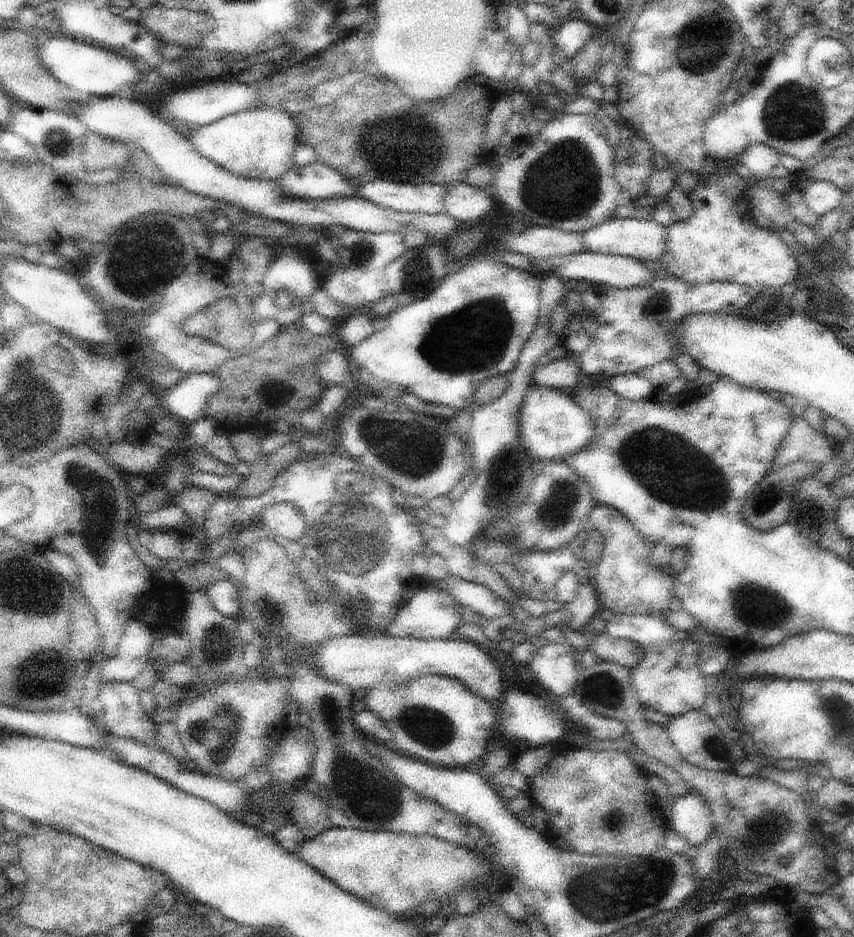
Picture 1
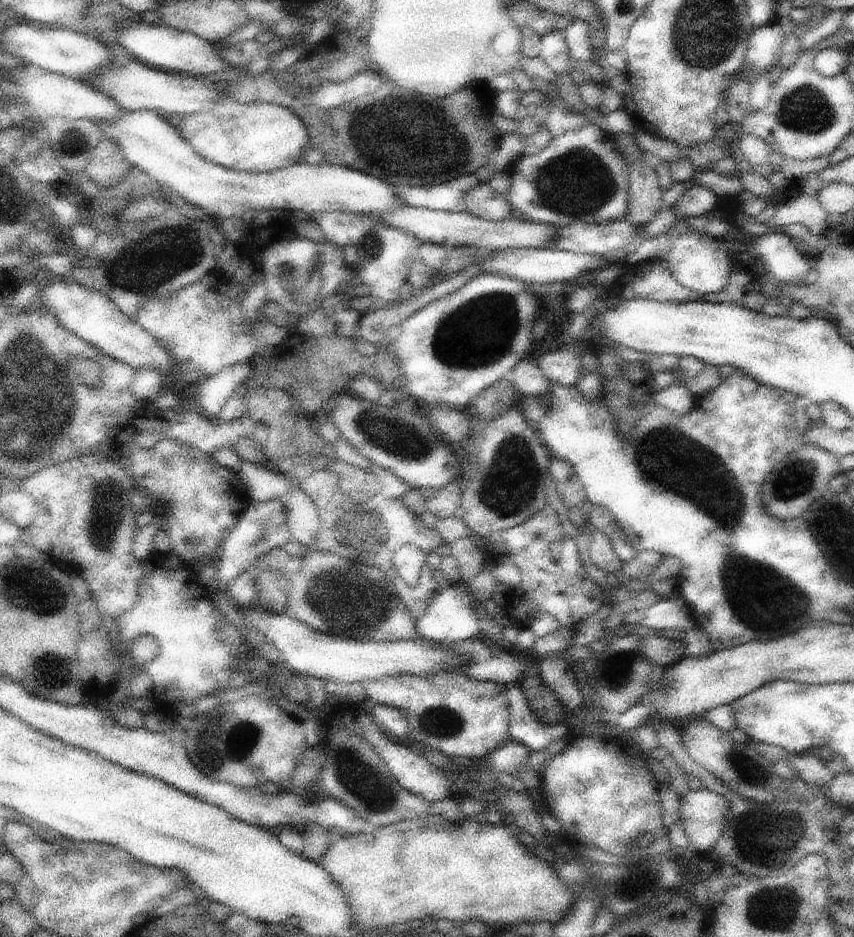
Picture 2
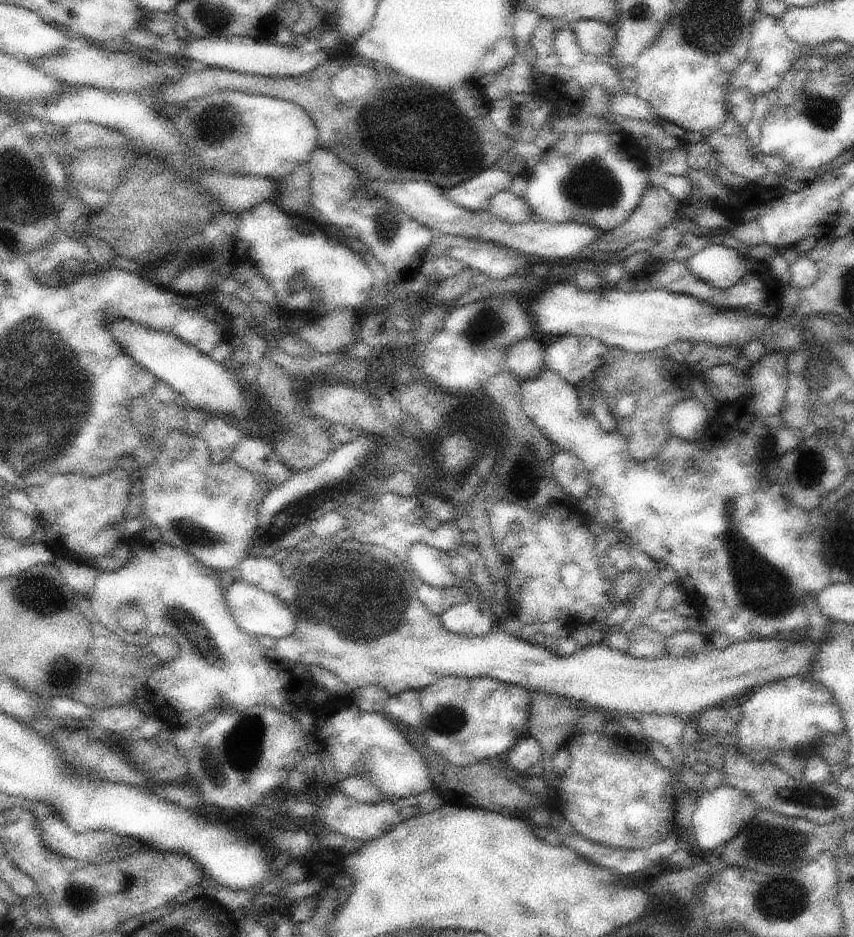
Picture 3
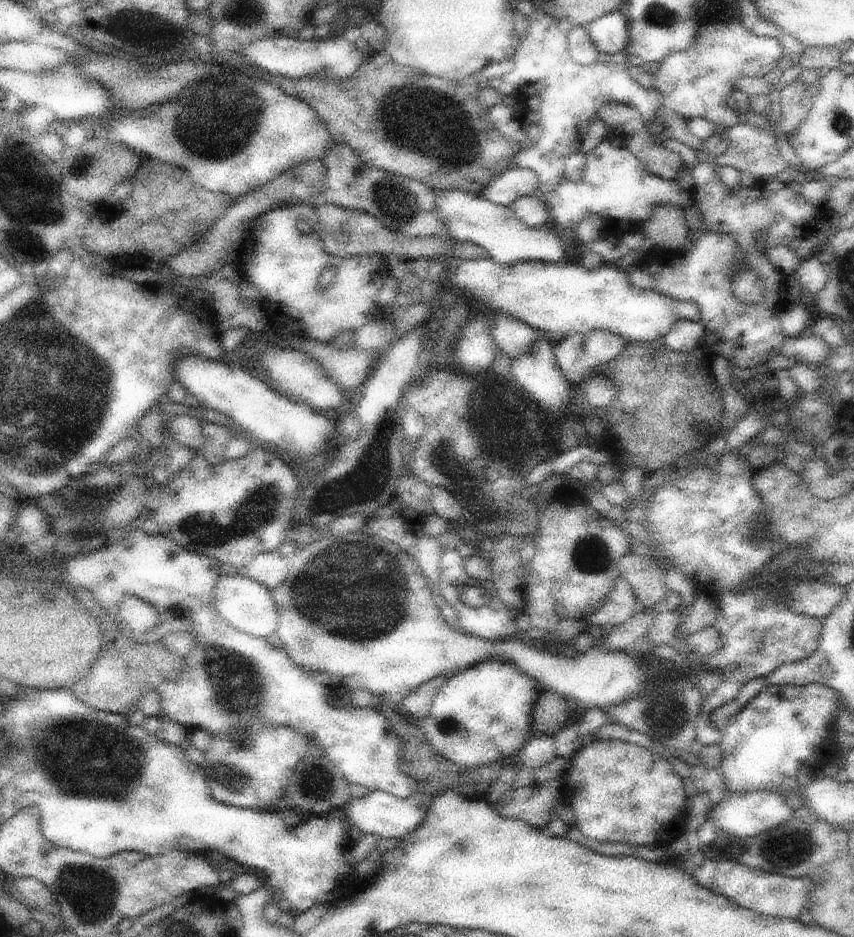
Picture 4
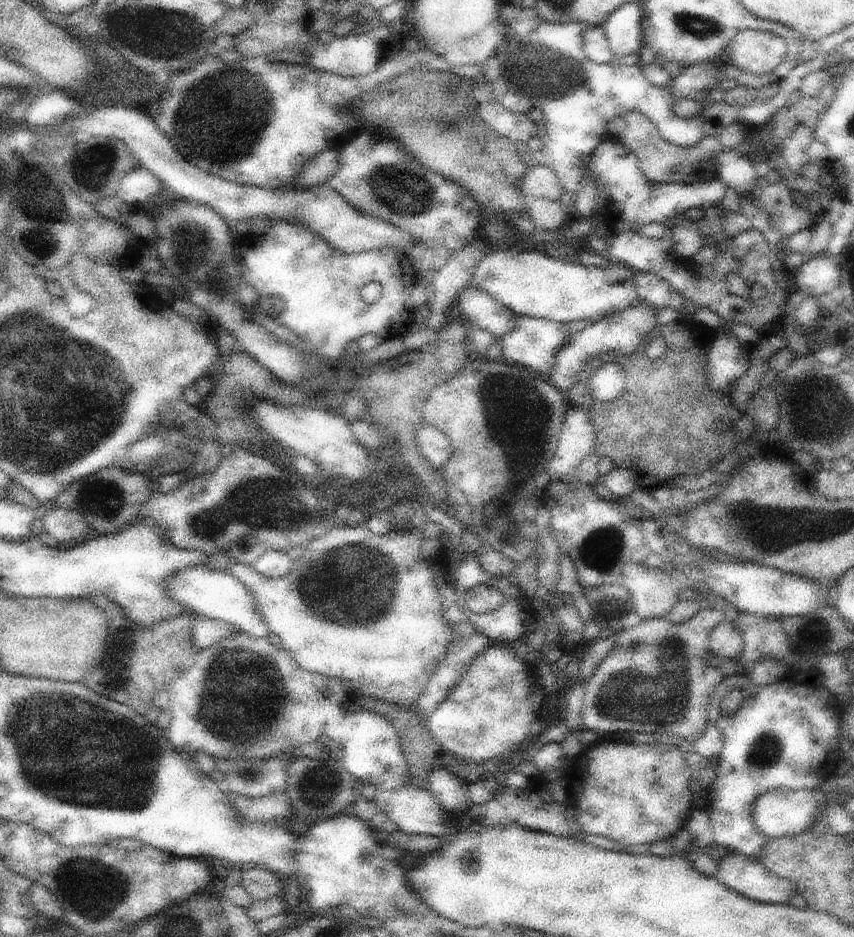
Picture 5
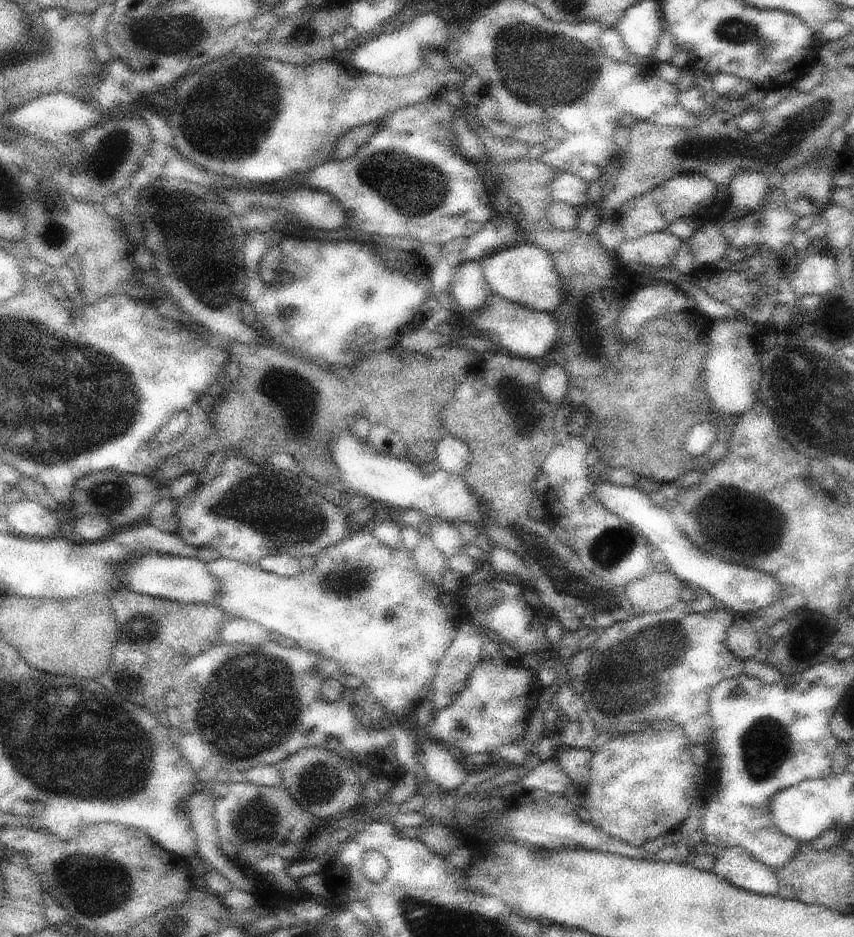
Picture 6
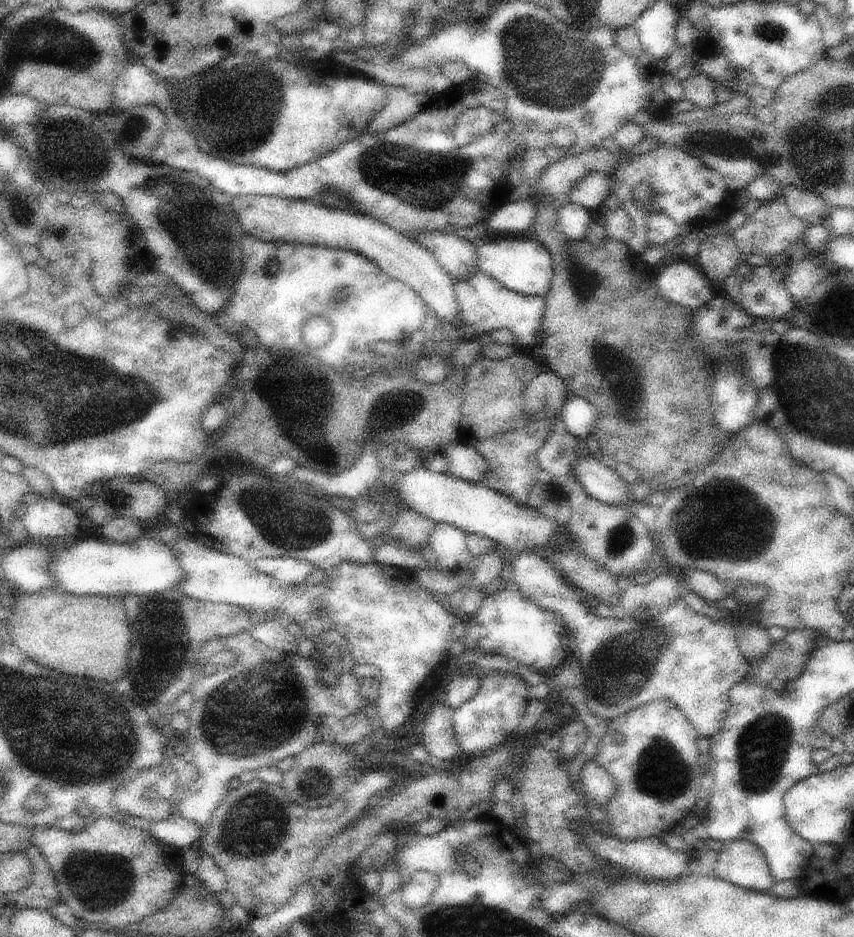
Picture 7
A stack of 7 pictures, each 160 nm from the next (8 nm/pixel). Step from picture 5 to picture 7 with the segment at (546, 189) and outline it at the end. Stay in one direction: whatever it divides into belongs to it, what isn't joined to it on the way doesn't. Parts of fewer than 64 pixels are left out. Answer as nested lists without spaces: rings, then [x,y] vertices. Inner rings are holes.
[[[596,171],[575,184],[570,193],[570,200],[581,204],[584,208],[594,210],[608,198],[608,194],[612,192],[612,186],[613,183],[607,174]]]

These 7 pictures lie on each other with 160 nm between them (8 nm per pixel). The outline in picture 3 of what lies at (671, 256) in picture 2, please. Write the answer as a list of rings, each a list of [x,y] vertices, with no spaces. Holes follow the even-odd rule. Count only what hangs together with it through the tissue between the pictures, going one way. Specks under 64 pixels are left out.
[[[712,245],[694,255],[689,262],[690,272],[709,282],[709,285],[725,289],[734,286],[743,276],[746,262],[733,248]]]

